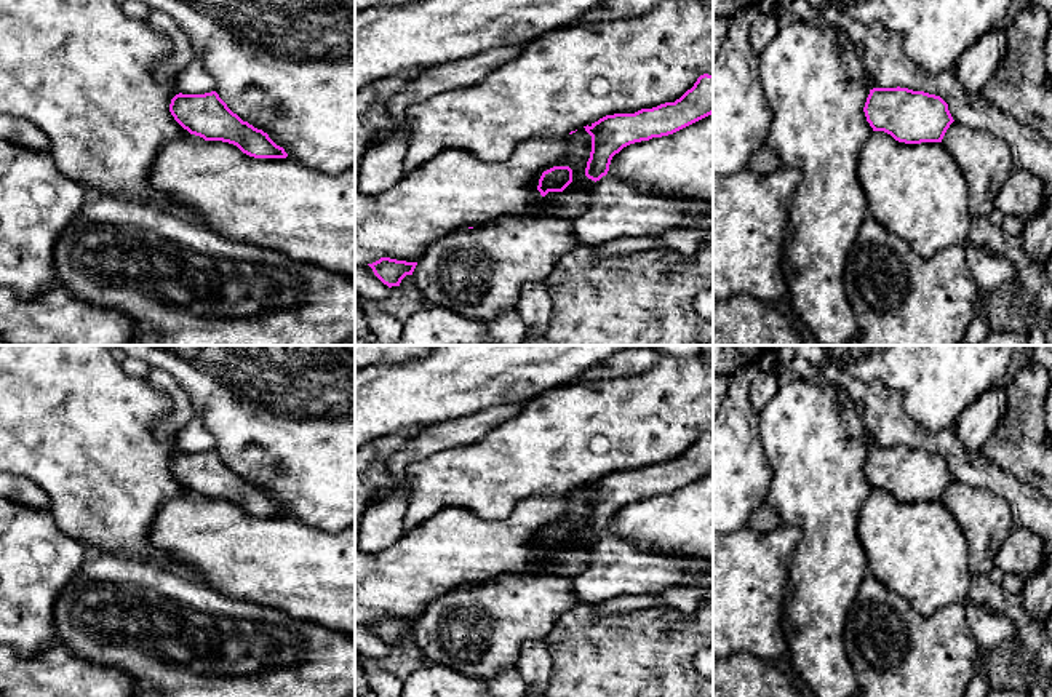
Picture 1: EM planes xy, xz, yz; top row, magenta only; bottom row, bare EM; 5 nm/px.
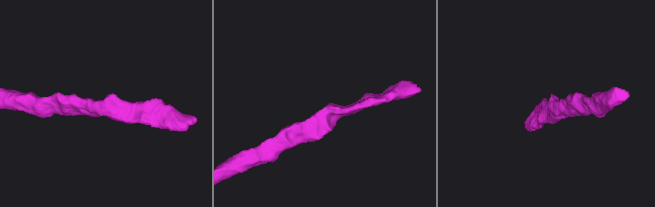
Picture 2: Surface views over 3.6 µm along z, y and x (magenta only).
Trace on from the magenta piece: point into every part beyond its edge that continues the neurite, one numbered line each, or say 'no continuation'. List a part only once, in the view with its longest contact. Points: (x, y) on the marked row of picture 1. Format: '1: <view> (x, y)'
1: xy (277, 203)

